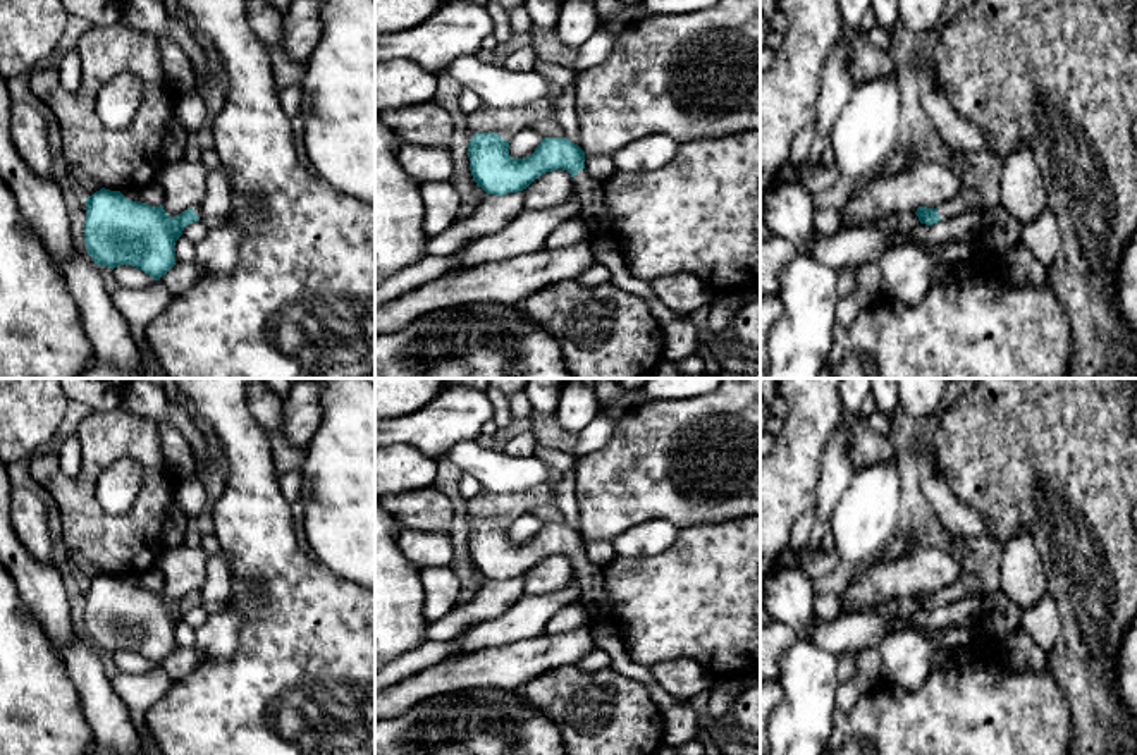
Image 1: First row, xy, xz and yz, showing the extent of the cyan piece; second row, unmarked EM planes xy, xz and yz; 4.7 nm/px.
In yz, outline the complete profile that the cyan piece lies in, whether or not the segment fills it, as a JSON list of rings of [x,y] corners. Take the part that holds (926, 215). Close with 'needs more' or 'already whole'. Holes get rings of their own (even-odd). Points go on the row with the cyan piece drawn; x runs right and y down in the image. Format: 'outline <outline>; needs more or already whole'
outline [[[963,186],[953,199],[936,208],[919,206],[915,215],[919,217],[920,224],[932,225],[939,220],[958,217],[968,212],[984,213],[984,208],[979,201],[975,189]]]; needs more

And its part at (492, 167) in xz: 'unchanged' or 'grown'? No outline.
grown

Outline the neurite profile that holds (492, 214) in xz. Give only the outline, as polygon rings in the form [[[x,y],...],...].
[[[525,189],[502,196],[485,194],[470,217],[456,220],[427,242],[427,256],[452,256],[470,242],[504,230],[525,210],[523,198]]]

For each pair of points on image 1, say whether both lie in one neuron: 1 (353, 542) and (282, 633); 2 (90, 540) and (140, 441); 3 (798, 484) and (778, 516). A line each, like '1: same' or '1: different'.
1: different
2: same
3: same

